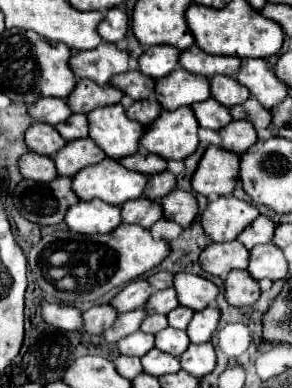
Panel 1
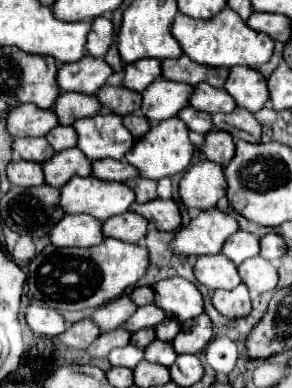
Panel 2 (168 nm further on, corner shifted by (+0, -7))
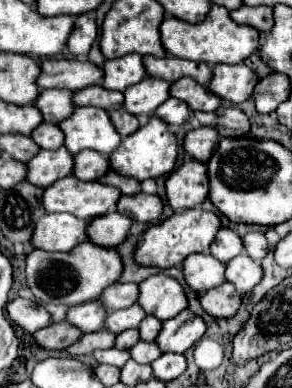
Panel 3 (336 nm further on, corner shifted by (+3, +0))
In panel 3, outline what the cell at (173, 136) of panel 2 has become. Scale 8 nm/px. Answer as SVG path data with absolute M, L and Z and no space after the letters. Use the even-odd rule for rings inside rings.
M151 116L149 124L127 136L119 148L109 156L109 166L121 176L131 176L135 180L147 180L147 178L159 178L163 174L169 174L177 160L177 138L173 132L169 132L167 124L159 120L157 116Z

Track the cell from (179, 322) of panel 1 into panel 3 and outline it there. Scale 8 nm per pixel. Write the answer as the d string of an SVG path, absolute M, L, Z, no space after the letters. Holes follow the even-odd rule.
M145 316L143 322L141 322L141 326L139 326L141 340L153 342L155 336L159 334L159 328L161 328L161 320L155 320L155 316Z

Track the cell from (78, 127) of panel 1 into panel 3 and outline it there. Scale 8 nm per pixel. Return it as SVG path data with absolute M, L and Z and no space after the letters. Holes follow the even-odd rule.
M39 124L33 132L31 132L31 140L45 150L57 150L59 146L63 146L63 132L59 130L59 126L55 124Z

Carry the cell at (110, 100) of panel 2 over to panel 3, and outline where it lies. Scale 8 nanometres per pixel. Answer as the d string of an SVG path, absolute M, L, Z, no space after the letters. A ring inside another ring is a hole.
M87 86L73 94L75 106L97 106L103 110L117 110L123 106L123 94L103 90L101 86Z

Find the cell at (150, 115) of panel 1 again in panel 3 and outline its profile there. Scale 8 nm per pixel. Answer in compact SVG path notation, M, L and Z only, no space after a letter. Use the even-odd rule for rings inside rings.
M119 108L119 110L115 110L115 112L109 112L109 116L111 116L111 122L113 122L115 130L117 130L123 138L129 136L129 134L133 134L133 132L139 128L137 118L135 118L133 114L129 114L125 108Z

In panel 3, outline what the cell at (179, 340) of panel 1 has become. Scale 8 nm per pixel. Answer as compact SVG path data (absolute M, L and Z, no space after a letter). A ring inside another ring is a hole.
M139 340L139 344L135 344L129 350L129 354L137 364L151 364L161 356L159 348L155 348L155 342L143 342L143 340Z

